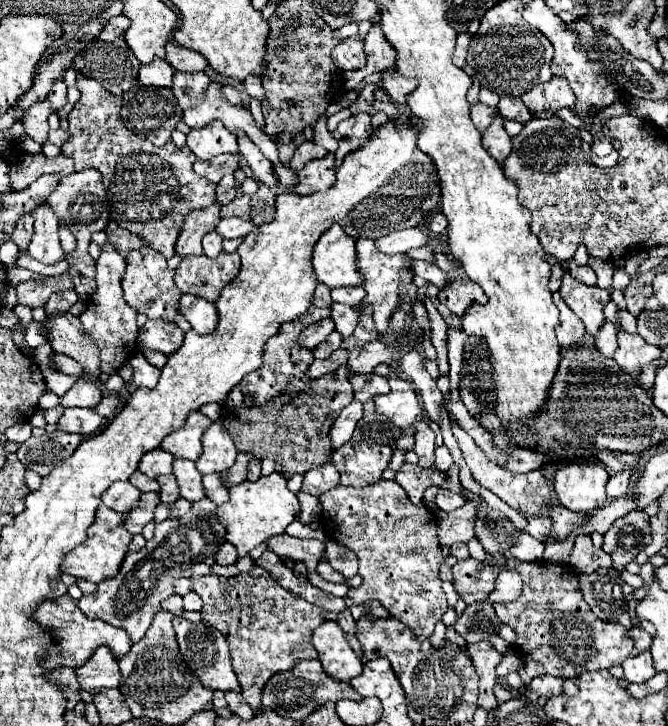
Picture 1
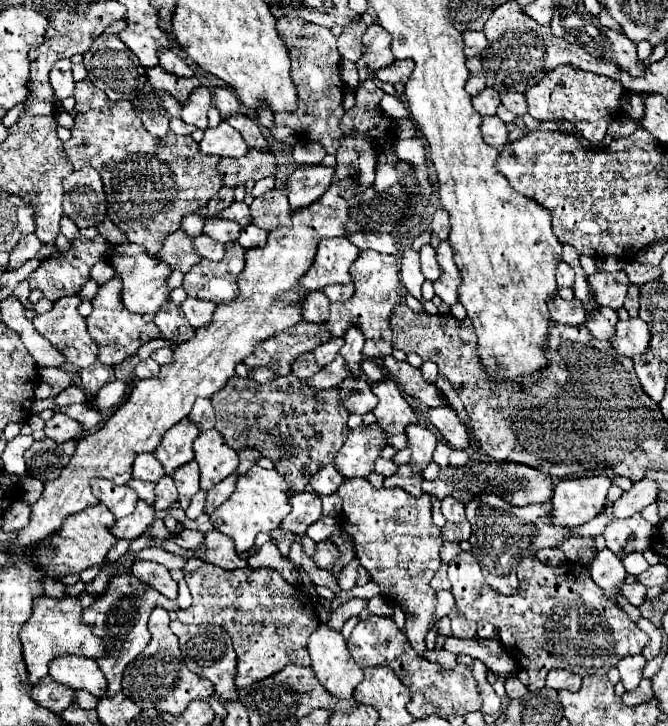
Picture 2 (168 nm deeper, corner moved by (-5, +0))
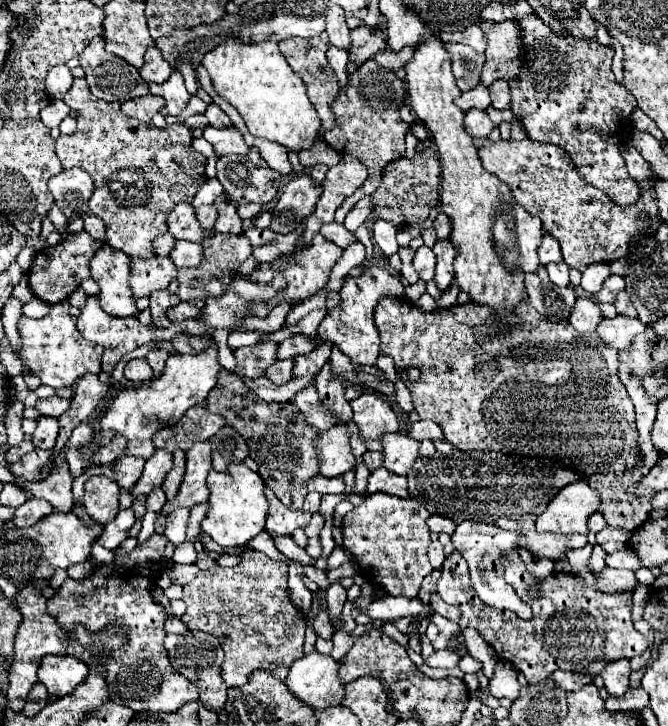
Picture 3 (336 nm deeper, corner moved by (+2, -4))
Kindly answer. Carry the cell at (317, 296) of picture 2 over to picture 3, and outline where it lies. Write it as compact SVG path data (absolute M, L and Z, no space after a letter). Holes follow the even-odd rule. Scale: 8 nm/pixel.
M295 334L277 346L277 360L295 358L299 354L309 354L311 350L313 350L313 344L309 342L309 336Z

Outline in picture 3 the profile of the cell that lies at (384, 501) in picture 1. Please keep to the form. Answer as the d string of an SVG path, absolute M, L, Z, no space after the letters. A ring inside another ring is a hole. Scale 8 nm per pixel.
M381 492L367 494L365 500L343 518L343 548L355 556L359 572L383 592L389 596L417 598L423 578L433 572L427 558L431 538L425 522L429 516L427 508L413 498L397 498Z

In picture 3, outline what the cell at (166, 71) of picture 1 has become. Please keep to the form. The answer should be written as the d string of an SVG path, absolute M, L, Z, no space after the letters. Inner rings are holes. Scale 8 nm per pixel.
M173 72L167 82L163 82L163 84L149 84L149 88L151 88L151 94L165 98L167 112L171 116L181 114L181 110L187 106L189 98L191 98L191 94L185 88L181 72Z

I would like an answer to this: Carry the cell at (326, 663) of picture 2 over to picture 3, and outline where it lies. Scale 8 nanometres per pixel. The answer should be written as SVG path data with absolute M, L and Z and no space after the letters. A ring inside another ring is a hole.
M311 652L293 662L285 680L287 688L313 710L339 706L345 696L345 686L337 678L339 664L331 656Z

